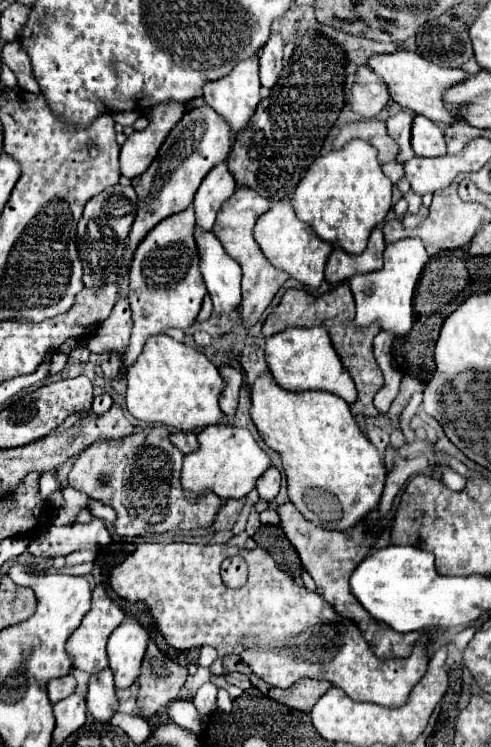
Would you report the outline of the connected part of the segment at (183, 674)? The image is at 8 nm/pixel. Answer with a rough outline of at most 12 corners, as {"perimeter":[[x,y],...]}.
{"perimeter":[[153,641],[139,675],[139,715],[173,703],[187,669]]}

